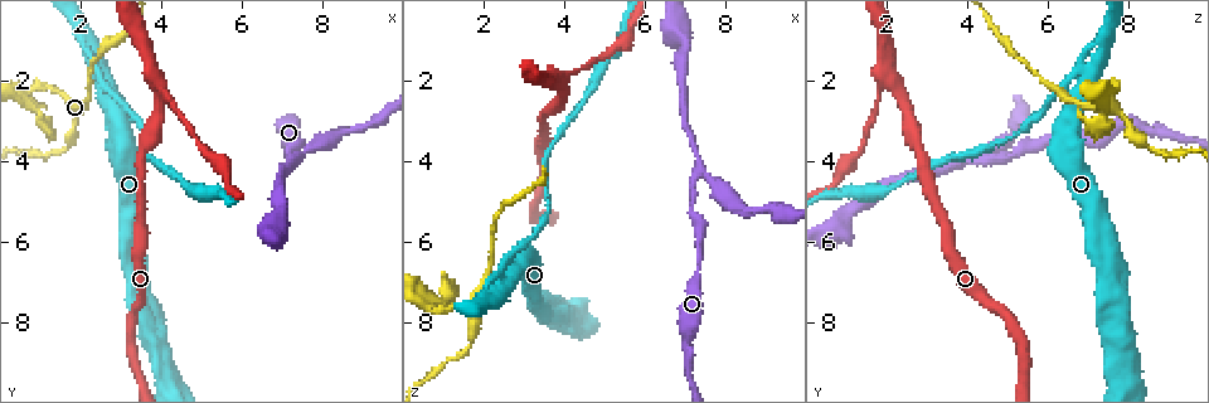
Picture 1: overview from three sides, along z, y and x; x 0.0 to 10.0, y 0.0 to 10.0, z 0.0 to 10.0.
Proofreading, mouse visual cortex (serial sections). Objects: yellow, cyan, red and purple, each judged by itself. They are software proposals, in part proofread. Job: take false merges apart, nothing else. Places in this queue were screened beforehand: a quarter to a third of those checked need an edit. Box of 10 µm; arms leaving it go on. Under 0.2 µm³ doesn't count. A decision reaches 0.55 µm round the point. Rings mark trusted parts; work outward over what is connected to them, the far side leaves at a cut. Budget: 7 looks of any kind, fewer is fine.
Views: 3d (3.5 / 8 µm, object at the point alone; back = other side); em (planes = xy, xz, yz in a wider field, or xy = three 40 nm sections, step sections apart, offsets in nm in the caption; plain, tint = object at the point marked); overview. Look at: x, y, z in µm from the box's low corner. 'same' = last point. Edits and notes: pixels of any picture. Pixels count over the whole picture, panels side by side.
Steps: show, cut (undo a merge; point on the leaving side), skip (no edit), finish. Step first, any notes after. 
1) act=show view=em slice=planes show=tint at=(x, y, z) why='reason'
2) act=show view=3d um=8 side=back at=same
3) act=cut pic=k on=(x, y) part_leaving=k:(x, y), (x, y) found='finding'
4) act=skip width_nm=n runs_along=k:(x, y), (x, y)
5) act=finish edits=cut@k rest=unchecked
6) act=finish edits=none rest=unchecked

act=show view=3d um=3.5 at=(7.40, 4.00, 4.30) why='a fork'

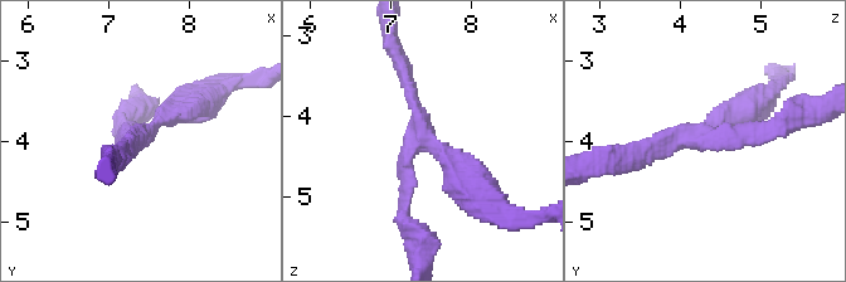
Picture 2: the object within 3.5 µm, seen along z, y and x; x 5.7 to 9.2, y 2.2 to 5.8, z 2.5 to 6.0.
act=show view=em slice=xy step=5 show=tint at=(7.35, 3.95, 4.30) arms=3 arm_widths_nm=150,200,300 why='now the EM'

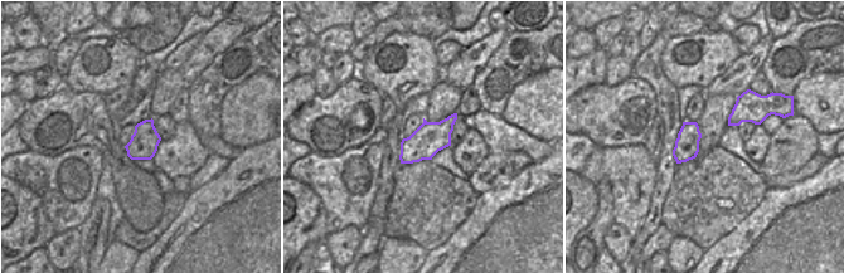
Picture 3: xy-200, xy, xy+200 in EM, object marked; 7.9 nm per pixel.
act=skip runs_along=2:(782, 122), (662, 137), (631, 156) found='all the same cell'

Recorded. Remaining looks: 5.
act=show view=3d um=3.5 at=(3.95, 2.10, 2.15) why='arms part here'

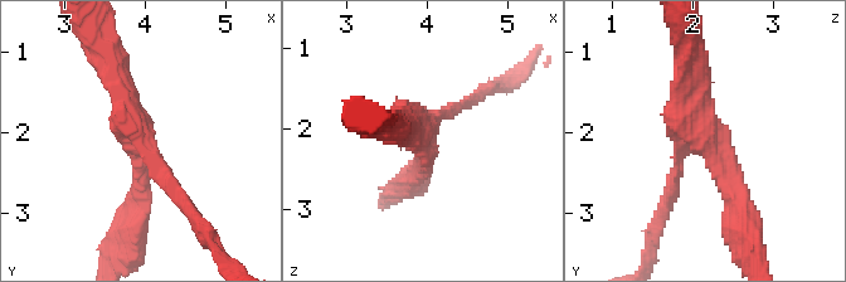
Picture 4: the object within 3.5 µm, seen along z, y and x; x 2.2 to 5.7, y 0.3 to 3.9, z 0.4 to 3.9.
act=show view=em slice=xy step=1 show=tint at=(3.95, 2.10, 2.15) arms=3 arm_widths_nm=150,250,300 why='need the tissue'

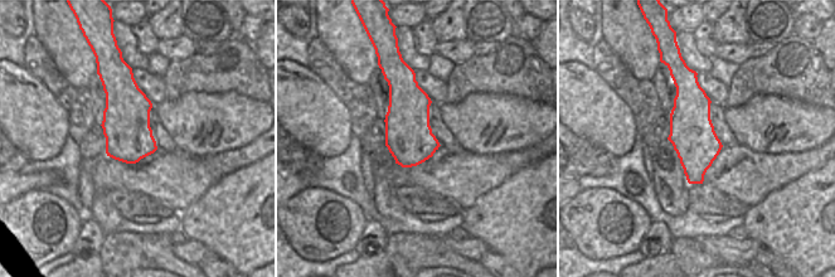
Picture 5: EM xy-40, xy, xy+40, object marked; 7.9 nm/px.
act=skip width_nm=380 runs_along=4:(735, 220), (685, 116), (688, 69) found='one cell here'

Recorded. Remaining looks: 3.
act=show view=3d um=8 at=(2.45, 1.85, 7.10) why='sharp bend'

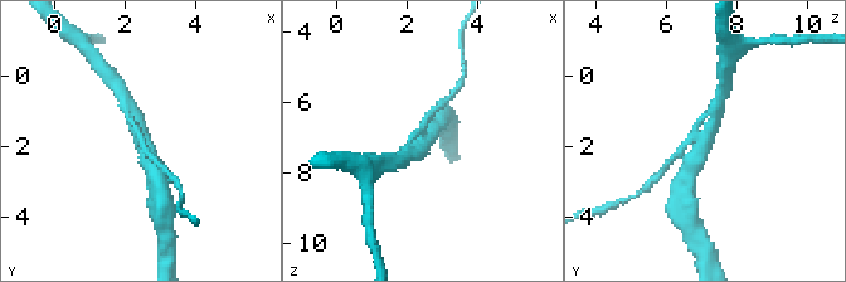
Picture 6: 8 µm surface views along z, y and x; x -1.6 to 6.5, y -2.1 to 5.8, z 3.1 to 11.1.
act=show view=3d um=3.5 at=same

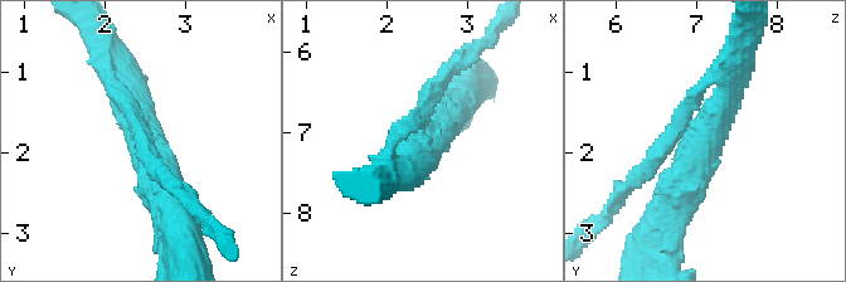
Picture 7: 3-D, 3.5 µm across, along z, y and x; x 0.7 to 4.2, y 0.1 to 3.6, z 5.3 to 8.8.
act=show view=em slice=xy step=3 show=tint at=(2.45, 1.85, 7.05) why='shape alone is not enough'

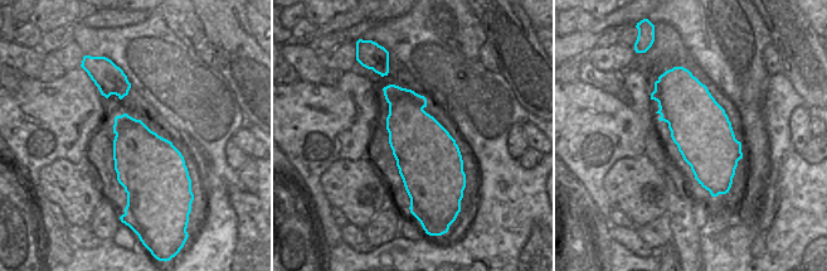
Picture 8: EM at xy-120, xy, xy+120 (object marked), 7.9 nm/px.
act=skip arm_widths_nm=200,350,450 runs_along=7:(666, 210), (701, 140), (679, 129), (640, 175) found='all the same cell'

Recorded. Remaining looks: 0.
act=finish edits=none rest=unchecked

